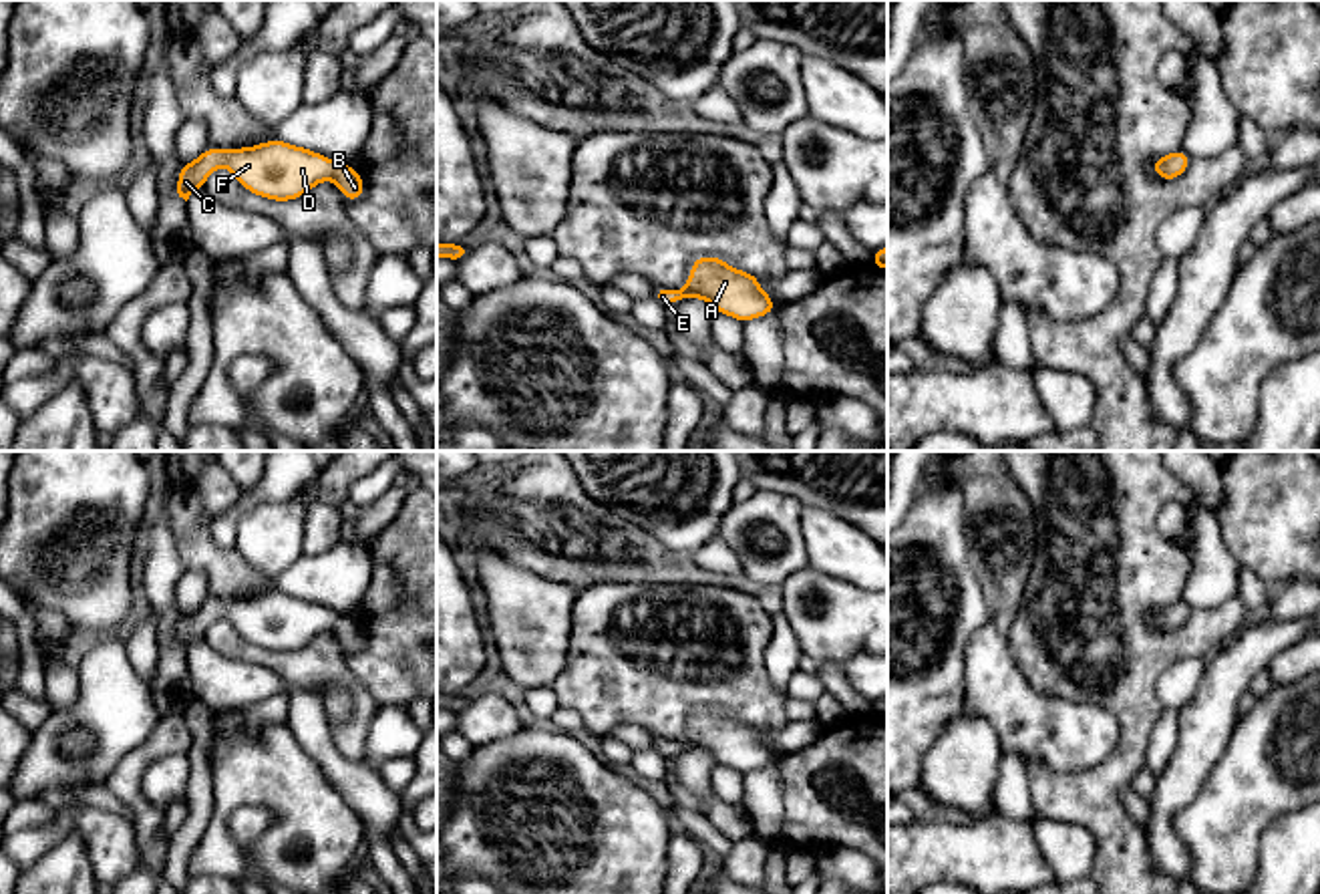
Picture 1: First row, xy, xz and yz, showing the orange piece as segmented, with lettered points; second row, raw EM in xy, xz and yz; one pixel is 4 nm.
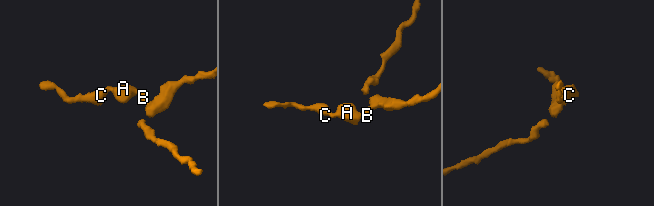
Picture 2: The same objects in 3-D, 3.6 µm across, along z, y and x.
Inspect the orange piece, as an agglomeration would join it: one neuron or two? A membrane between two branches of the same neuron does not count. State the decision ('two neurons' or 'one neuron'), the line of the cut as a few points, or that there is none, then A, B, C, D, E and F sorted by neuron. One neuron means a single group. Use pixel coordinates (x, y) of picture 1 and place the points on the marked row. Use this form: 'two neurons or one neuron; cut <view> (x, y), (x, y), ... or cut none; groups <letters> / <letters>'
one neuron; cut none; groups A B C D E F

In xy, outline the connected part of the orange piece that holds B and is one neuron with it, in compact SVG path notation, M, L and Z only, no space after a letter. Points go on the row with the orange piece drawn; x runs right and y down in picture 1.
M282 139L241 149L205 149L193 163L181 165L177 173L179 197L187 201L221 165L233 173L243 189L272 201L304 197L324 179L332 179L348 201L364 197L364 181L356 167Z

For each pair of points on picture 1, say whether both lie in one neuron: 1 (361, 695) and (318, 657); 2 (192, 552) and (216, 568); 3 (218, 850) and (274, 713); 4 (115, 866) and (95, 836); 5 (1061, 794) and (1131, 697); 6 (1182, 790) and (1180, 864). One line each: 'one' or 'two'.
1: one
2: one
3: two
4: one
5: one
6: one

